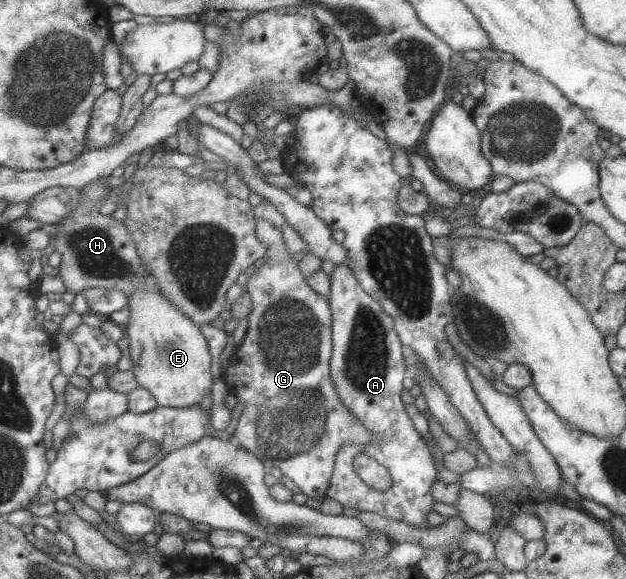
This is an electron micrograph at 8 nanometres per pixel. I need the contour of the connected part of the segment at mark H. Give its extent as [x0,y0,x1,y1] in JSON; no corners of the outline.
[52,179,149,296]

